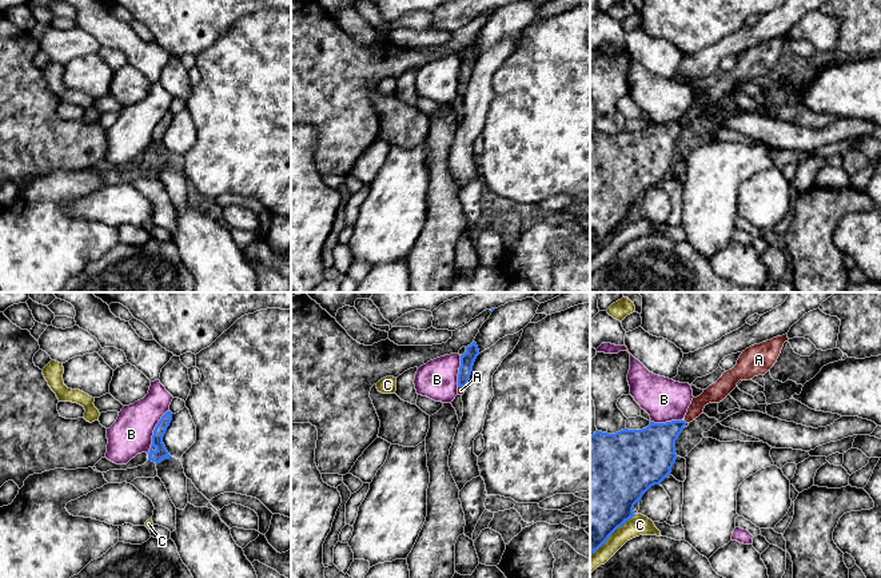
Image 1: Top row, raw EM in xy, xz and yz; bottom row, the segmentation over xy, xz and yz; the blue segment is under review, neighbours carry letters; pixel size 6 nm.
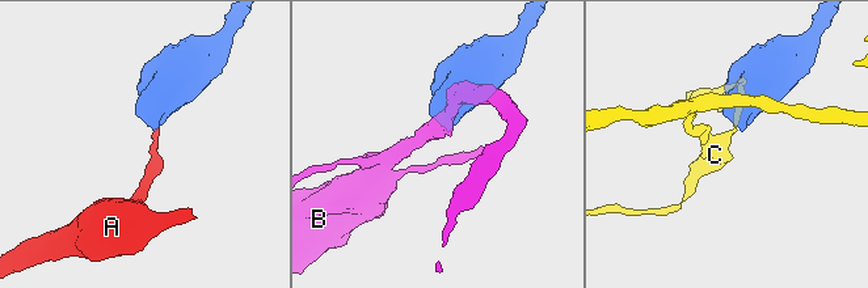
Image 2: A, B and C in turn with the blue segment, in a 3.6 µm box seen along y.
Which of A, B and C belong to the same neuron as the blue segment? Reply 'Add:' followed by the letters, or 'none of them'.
Add: A

